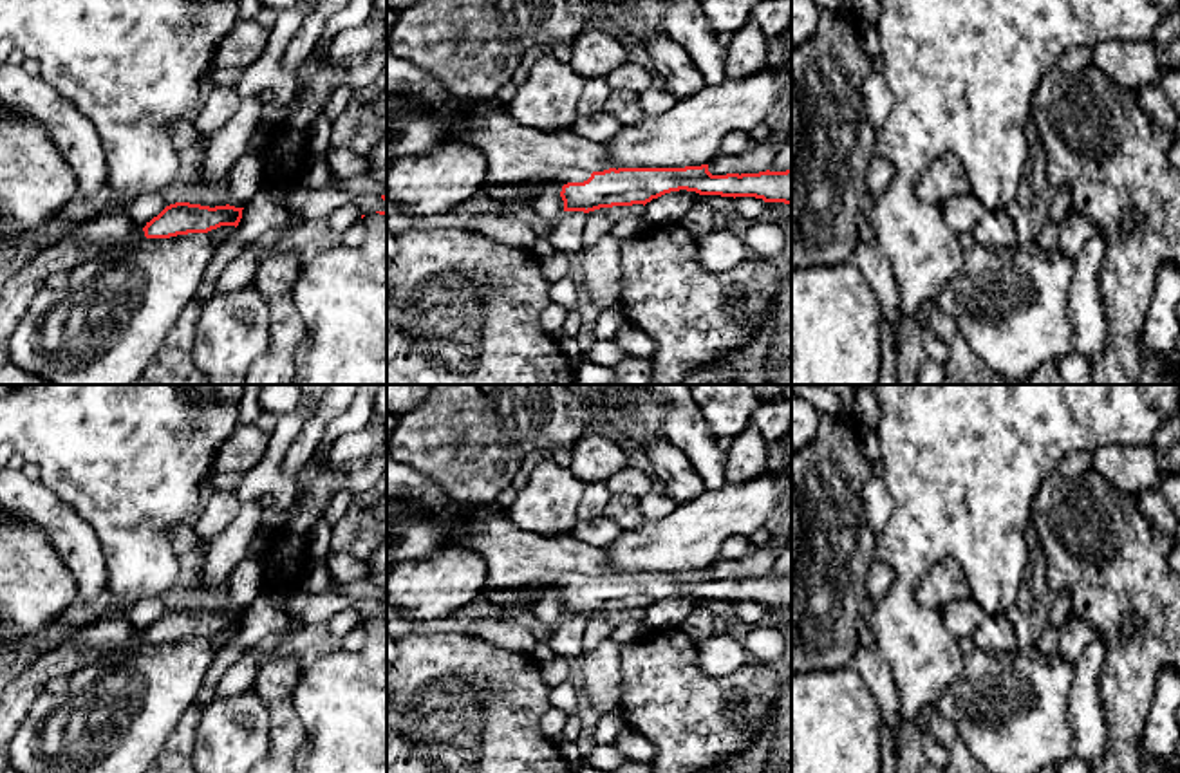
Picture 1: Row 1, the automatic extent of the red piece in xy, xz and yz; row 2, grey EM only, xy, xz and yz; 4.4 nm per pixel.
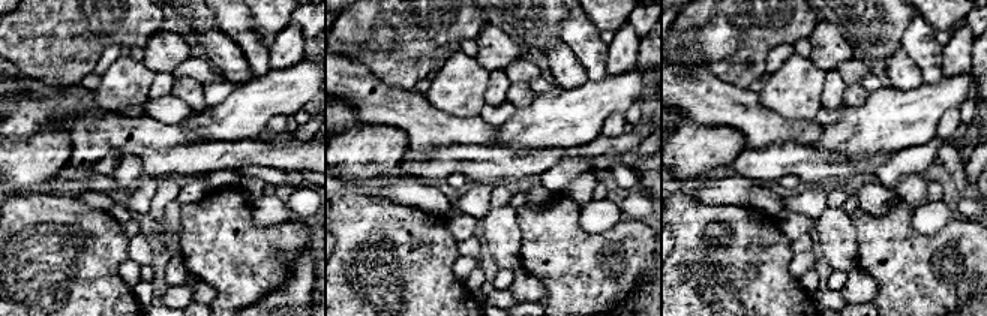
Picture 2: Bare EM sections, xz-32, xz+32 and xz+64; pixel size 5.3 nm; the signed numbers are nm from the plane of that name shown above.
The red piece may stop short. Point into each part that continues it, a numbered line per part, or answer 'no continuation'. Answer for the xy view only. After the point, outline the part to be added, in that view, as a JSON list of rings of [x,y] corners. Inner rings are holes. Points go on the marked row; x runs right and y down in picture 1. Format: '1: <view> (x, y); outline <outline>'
1: xy (105, 230); outline [[[99,211],[80,222],[72,222],[72,231],[69,237],[58,240],[56,244],[36,251],[4,285],[0,293],[0,345],[4,345],[16,331],[22,316],[34,302],[34,296],[45,287],[45,278],[56,271],[70,273],[78,265],[92,260],[103,251],[123,249],[143,242],[145,231],[136,226],[128,213]]]

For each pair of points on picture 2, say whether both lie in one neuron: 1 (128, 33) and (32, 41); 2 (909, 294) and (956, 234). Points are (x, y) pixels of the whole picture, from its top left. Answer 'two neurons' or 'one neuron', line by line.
1: one neuron
2: one neuron

